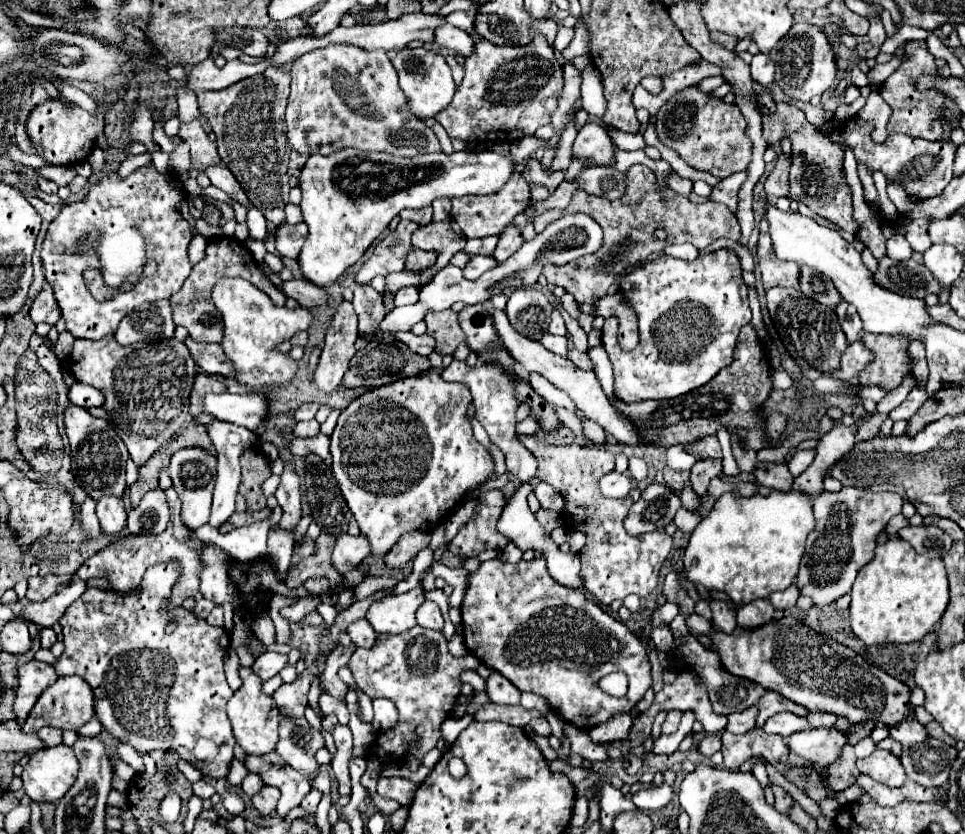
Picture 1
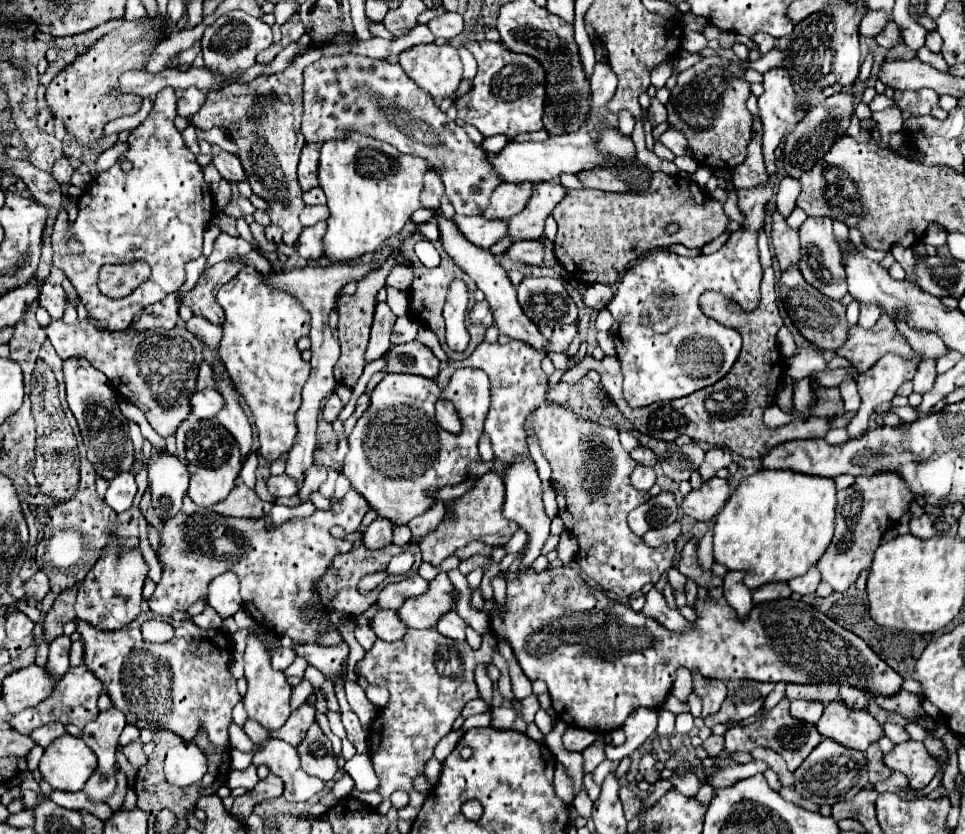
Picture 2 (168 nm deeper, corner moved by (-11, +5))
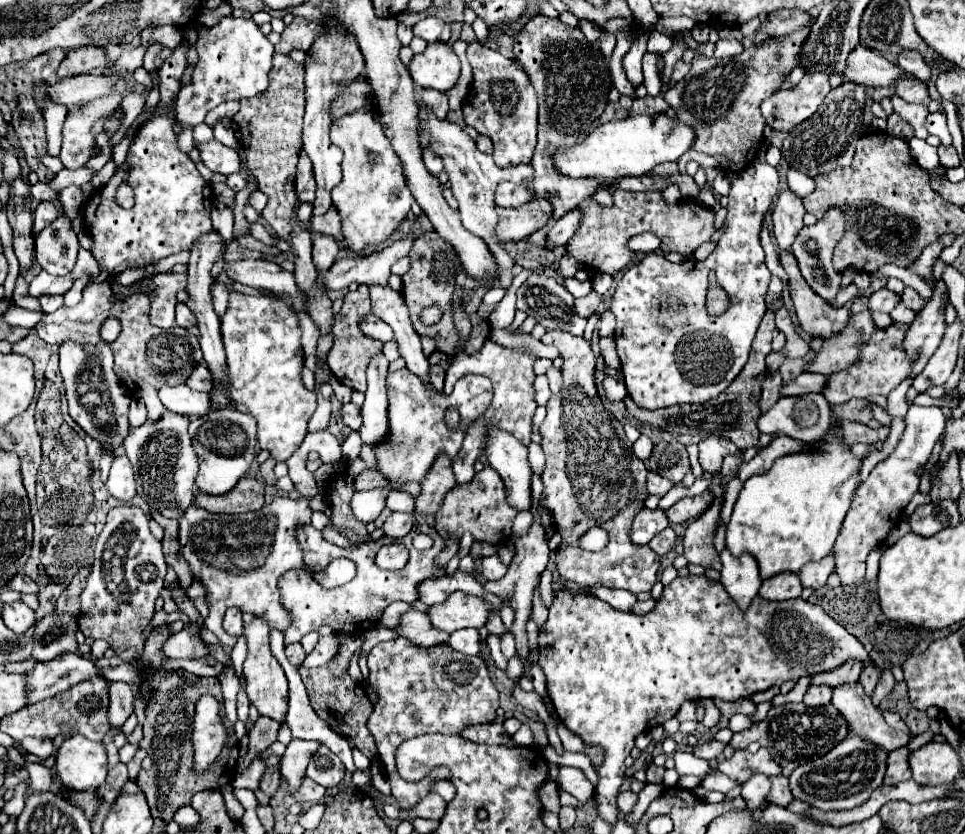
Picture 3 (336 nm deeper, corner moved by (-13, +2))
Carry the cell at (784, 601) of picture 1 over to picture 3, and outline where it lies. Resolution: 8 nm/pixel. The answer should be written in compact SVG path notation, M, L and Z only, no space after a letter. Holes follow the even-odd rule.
M828 555L822 561L808 563L806 567L802 567L802 571L798 571L798 577L800 577L802 587L820 589L826 585L826 579L832 571L834 571L834 559L832 559L832 555Z

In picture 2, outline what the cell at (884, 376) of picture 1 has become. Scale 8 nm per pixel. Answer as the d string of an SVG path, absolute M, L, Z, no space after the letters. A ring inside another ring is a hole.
M880 316L880 320L872 328L852 326L848 330L848 340L836 350L838 356L850 360L856 370L866 372L884 352L896 352L900 356L912 356L912 348L904 336L898 334L894 322L888 316Z

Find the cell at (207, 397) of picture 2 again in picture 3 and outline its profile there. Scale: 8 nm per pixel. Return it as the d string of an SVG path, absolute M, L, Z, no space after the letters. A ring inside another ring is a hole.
M164 385L158 391L158 397L162 399L164 407L168 411L180 413L180 415L190 415L190 417L202 417L210 413L212 403L210 403L210 393L200 393L192 391L188 385Z

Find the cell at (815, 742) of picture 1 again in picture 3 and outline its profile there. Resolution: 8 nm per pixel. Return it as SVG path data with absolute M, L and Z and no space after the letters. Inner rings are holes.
M858 683L836 687L832 695L832 705L844 717L848 725L848 735L866 739L882 747L884 751L904 747L912 739L910 733L892 731L892 727L886 725L880 709L872 705L870 697L864 695L864 689Z

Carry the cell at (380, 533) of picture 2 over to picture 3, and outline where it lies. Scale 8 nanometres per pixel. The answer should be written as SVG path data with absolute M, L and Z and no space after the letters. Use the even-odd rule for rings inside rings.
M392 513L386 519L386 523L382 525L382 531L390 539L402 539L404 535L410 533L414 521L416 521L416 513L412 513L412 515L408 515L408 513Z

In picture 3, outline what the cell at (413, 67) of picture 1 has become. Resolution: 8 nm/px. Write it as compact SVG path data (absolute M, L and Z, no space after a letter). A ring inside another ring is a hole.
M428 43L426 51L414 55L408 71L418 87L450 91L460 75L460 61L448 43Z

